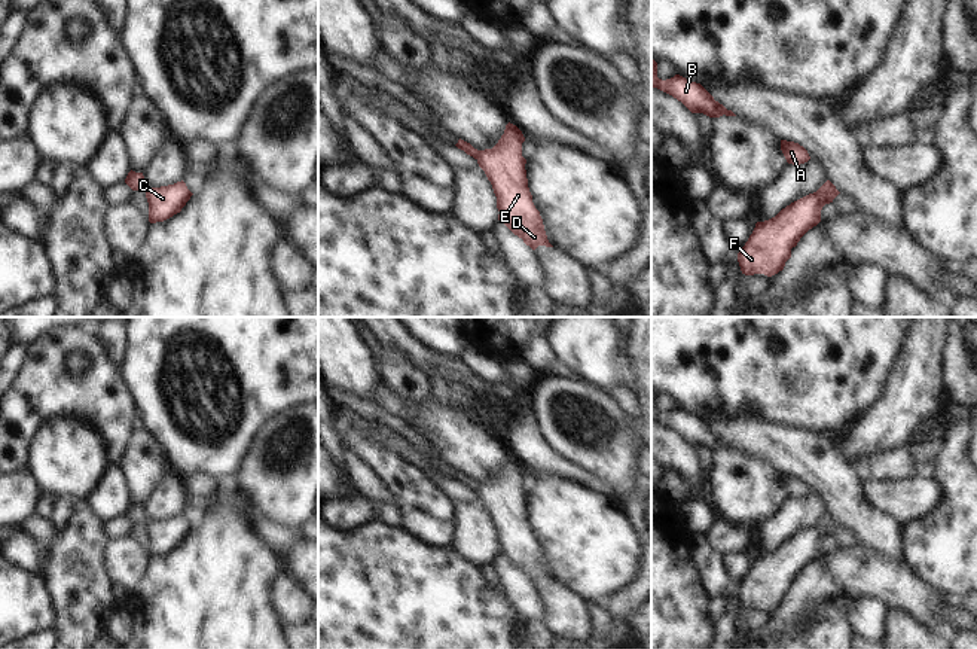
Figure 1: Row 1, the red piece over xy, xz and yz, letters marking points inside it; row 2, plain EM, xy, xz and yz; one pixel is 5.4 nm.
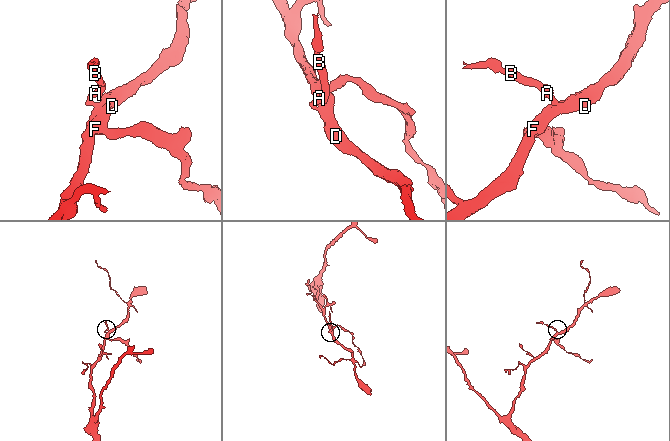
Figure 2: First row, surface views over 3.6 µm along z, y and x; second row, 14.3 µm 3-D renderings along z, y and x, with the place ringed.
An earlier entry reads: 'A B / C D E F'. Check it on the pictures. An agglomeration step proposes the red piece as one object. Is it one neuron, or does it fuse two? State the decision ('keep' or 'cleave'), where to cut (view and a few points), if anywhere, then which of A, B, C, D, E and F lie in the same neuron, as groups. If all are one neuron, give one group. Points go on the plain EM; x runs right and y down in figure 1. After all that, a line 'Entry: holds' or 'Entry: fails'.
keep; cut none; groups A B C D E F
Entry: fails

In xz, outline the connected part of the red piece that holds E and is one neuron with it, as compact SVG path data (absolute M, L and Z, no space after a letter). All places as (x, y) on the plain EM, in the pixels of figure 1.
M509 455L492 482L477 484L461 472L455 479L473 490L485 505L497 530L498 554L532 584L538 579L553 581L528 521L526 493L522 490L523 475L522 464Z

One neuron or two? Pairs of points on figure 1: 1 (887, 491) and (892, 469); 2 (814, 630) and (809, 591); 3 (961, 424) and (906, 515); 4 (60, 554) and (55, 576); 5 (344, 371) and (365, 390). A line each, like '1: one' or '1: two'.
1: two
2: one
3: two
4: one
5: one

